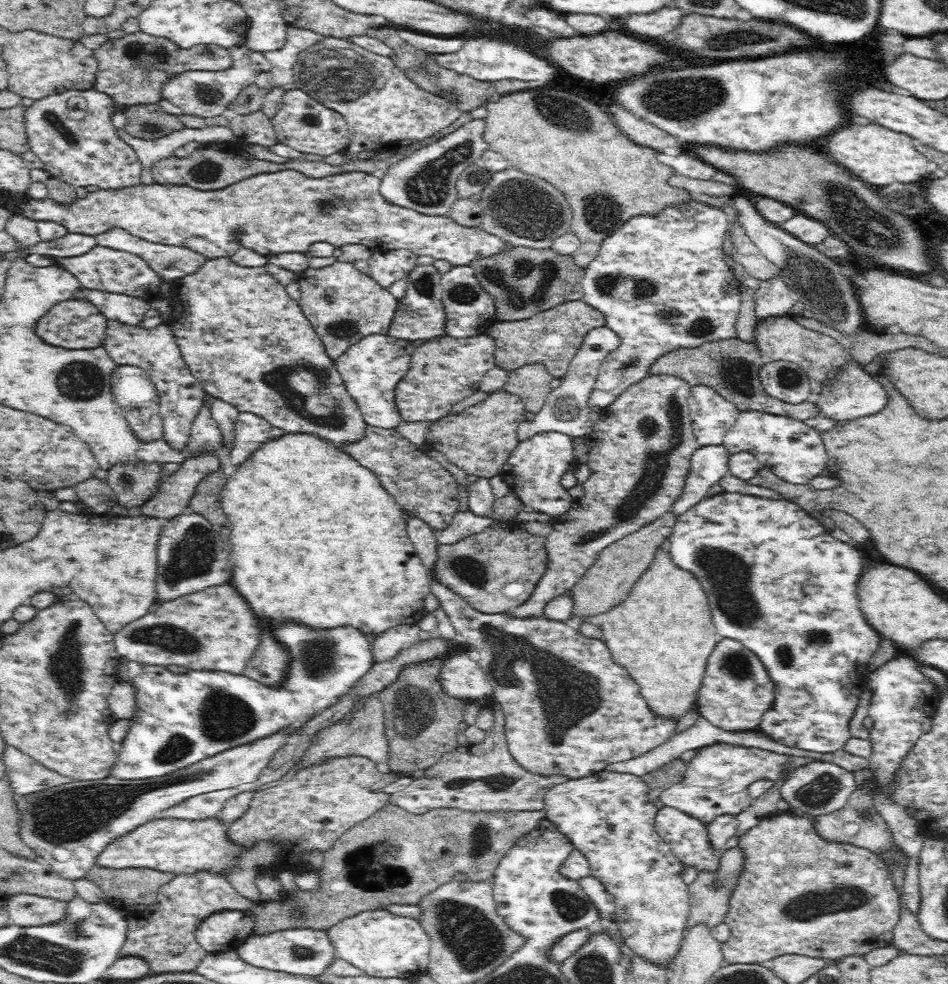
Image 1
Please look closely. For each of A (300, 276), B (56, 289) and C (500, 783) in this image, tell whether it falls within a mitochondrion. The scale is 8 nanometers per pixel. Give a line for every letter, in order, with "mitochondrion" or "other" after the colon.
A: other
B: other
C: mitochondrion

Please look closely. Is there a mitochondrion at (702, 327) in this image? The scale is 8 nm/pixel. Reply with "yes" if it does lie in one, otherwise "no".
yes

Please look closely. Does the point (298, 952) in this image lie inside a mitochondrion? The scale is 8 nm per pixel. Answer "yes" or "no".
yes

